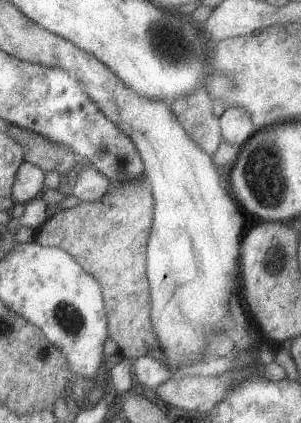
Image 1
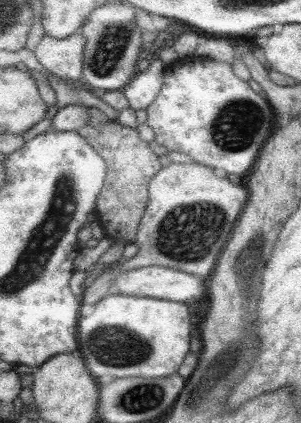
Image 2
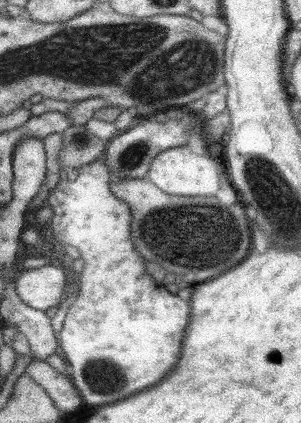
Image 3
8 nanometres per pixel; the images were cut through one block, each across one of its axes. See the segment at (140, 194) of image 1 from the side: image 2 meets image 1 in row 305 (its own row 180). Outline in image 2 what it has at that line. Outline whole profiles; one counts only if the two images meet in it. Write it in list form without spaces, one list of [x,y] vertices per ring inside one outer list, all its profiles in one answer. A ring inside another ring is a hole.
[[[107,122],[101,128],[93,128],[89,124],[81,126],[75,130],[77,136],[83,136],[93,150],[105,160],[107,166],[107,176],[103,182],[103,188],[97,196],[95,210],[93,214],[97,216],[97,222],[103,228],[103,236],[109,238],[113,244],[115,242],[125,242],[133,244],[137,238],[139,222],[145,214],[147,208],[147,186],[151,178],[161,170],[161,164],[157,162],[157,156],[147,148],[143,140],[139,140],[139,134],[135,128],[121,126],[117,122]]]

